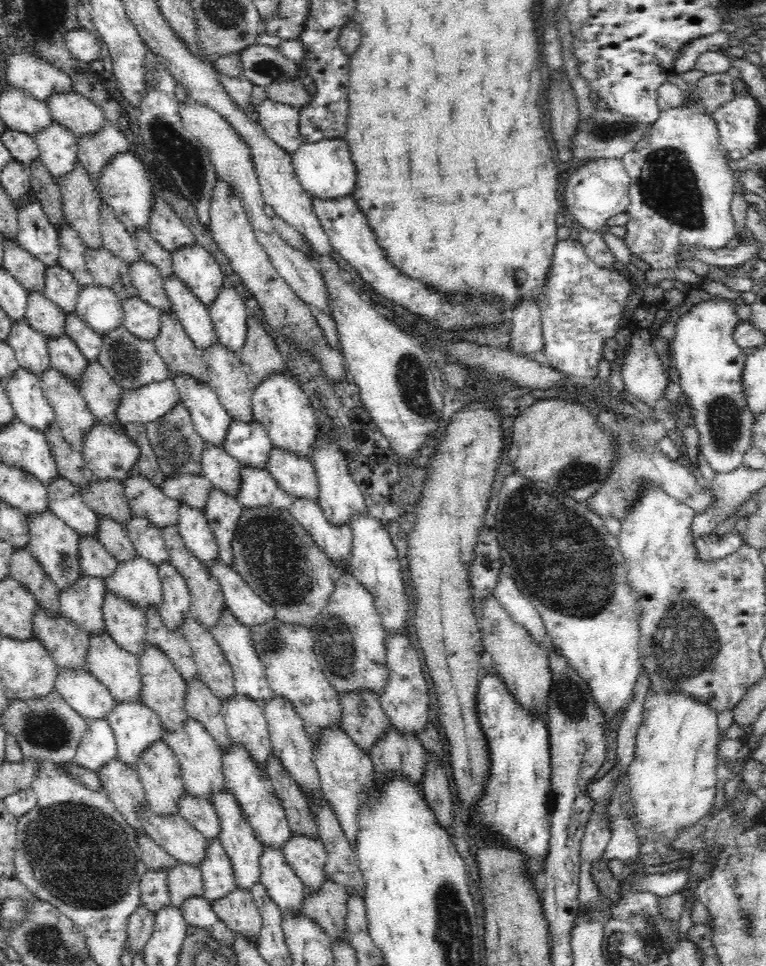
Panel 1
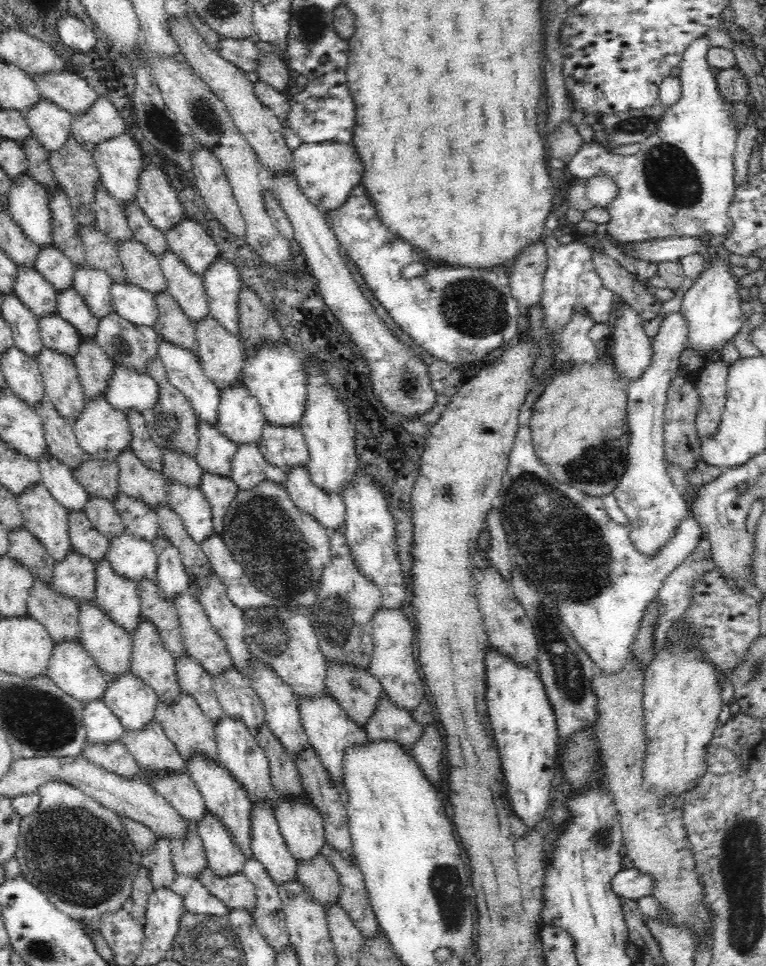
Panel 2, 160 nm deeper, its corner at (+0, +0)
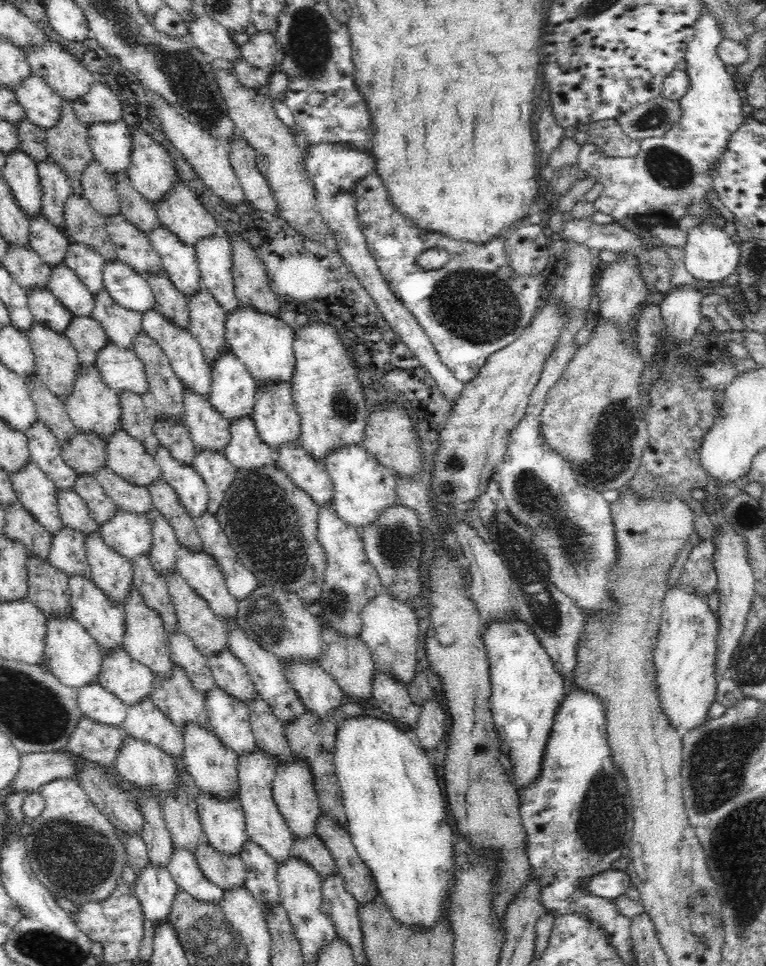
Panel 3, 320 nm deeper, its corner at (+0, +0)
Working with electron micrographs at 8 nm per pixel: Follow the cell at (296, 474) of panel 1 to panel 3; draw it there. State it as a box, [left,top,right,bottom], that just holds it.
[251,381,300,450]

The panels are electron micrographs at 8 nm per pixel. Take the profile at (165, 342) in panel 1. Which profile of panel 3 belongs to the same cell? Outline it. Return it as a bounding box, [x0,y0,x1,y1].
[145,270,190,329]

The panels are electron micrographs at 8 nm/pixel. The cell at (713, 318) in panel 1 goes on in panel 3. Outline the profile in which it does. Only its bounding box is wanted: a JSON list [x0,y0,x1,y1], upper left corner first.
[683,222,740,284]

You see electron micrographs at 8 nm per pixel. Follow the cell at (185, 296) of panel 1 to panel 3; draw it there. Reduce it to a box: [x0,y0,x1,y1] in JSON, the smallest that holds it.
[149,225,202,299]

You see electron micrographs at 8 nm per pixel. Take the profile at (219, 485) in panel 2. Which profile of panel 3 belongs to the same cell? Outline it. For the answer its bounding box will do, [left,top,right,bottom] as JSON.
[191,449,238,515]

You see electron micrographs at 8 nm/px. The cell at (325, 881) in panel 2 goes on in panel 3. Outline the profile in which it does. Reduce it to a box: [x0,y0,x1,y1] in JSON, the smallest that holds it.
[290,833,338,880]

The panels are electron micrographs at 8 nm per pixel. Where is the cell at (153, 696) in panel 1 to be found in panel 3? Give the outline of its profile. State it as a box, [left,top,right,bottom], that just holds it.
[122,586,173,677]

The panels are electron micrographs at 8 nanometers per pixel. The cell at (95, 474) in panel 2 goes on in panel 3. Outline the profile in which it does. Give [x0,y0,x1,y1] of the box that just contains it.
[61,433,106,476]

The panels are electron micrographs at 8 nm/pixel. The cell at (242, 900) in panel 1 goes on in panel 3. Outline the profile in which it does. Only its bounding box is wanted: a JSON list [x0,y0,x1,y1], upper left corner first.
[194,839,247,890]

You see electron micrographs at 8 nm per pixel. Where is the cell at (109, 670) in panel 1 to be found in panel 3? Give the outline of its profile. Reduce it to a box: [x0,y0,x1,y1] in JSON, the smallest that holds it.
[69,575,126,655]

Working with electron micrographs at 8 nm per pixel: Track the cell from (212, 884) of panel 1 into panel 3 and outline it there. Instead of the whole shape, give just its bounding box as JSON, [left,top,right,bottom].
[197,792,249,855]

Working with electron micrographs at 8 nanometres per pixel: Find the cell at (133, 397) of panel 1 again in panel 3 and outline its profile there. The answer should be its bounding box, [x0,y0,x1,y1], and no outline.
[95,341,147,395]

